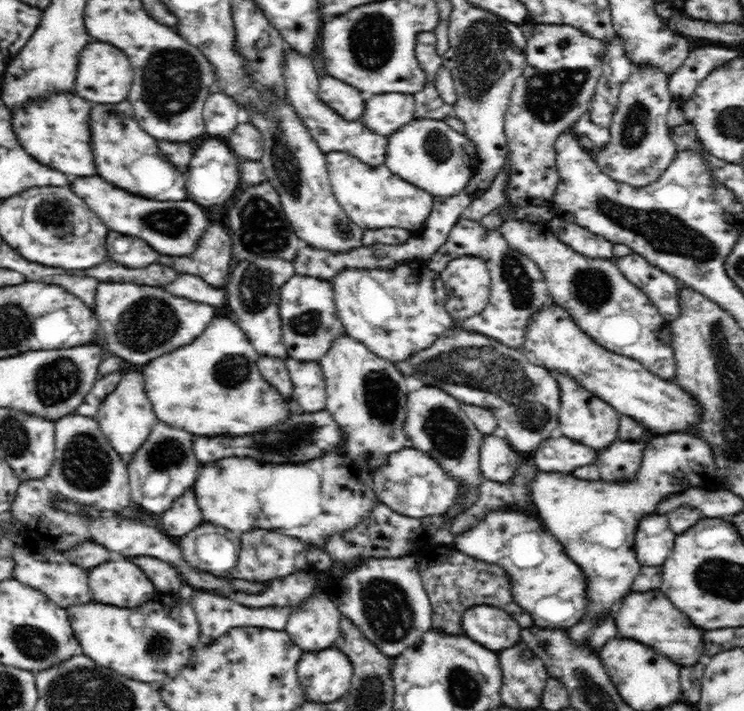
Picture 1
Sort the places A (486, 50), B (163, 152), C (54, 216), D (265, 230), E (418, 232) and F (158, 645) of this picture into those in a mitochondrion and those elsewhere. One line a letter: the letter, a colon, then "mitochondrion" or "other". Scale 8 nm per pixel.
A: mitochondrion
B: other
C: mitochondrion
D: mitochondrion
E: other
F: mitochondrion

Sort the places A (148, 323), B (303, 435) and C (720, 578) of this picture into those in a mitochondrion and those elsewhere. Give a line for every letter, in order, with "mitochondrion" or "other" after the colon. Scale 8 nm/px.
A: mitochondrion
B: mitochondrion
C: mitochondrion

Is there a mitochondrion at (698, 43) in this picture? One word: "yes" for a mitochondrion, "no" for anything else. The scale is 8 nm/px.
no

